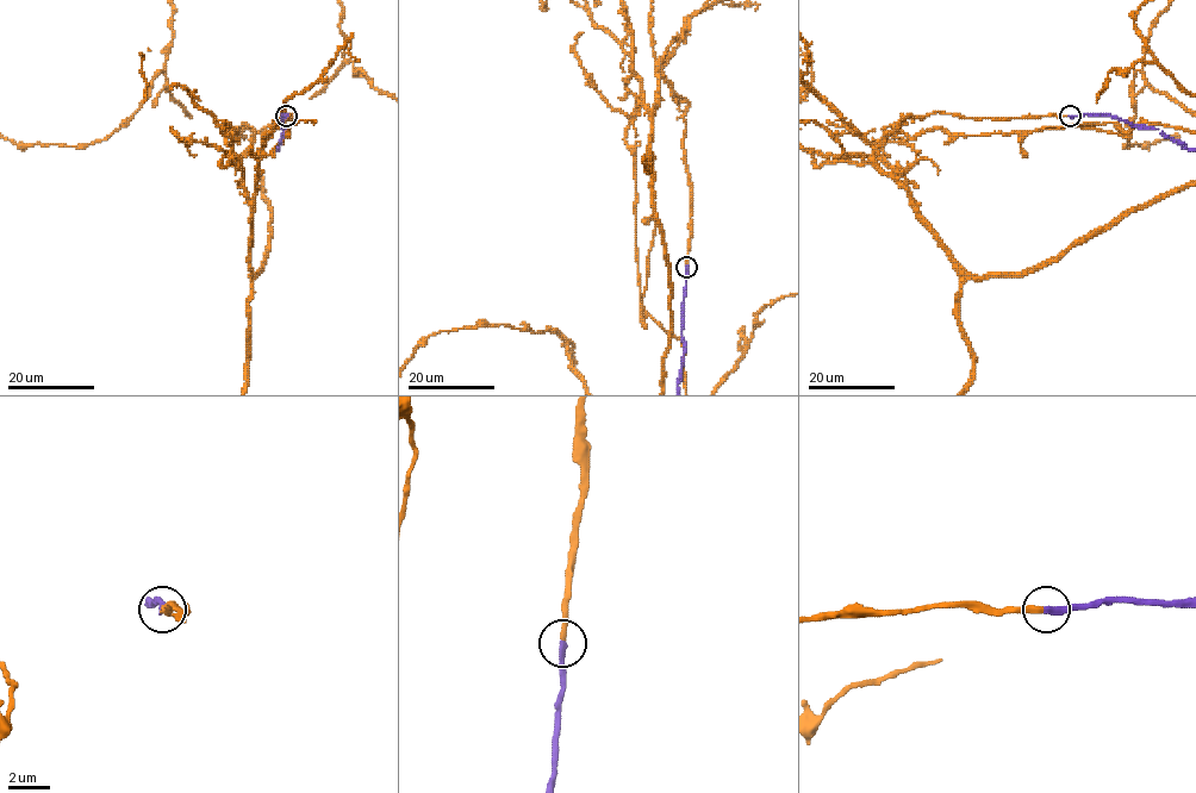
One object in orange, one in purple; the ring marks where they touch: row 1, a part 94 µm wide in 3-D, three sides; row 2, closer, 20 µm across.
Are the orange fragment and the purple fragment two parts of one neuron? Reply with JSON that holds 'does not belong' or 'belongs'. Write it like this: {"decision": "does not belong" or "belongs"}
{"decision": "belongs"}

